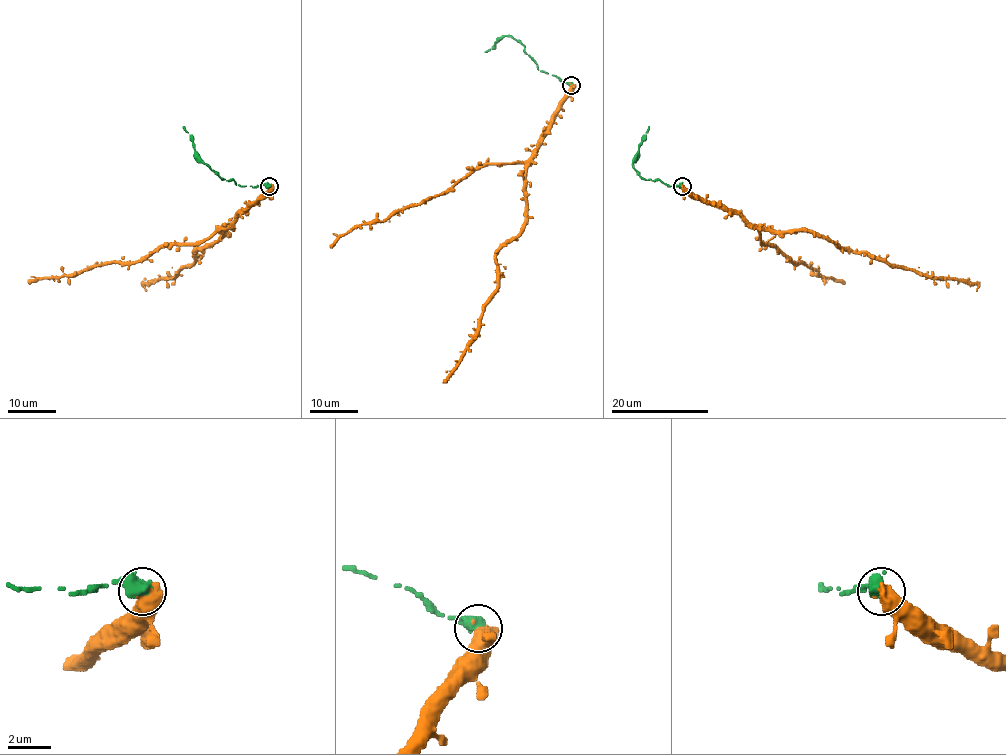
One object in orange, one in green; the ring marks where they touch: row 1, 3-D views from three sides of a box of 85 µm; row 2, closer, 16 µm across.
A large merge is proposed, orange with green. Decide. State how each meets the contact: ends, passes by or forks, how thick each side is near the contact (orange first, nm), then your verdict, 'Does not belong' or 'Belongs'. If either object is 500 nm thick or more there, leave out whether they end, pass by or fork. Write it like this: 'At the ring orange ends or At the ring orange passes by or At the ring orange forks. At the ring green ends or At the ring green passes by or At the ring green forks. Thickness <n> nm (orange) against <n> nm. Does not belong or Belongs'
Thickness 600 nm (orange) against 600 nm. Does not belong

